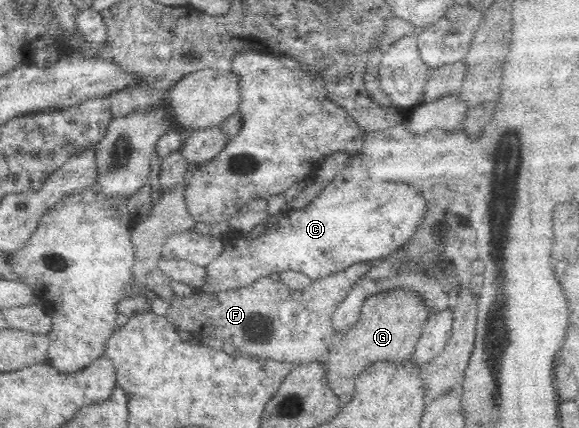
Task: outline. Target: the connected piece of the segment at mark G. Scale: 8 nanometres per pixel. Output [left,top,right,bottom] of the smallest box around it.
[326,289,431,405]

